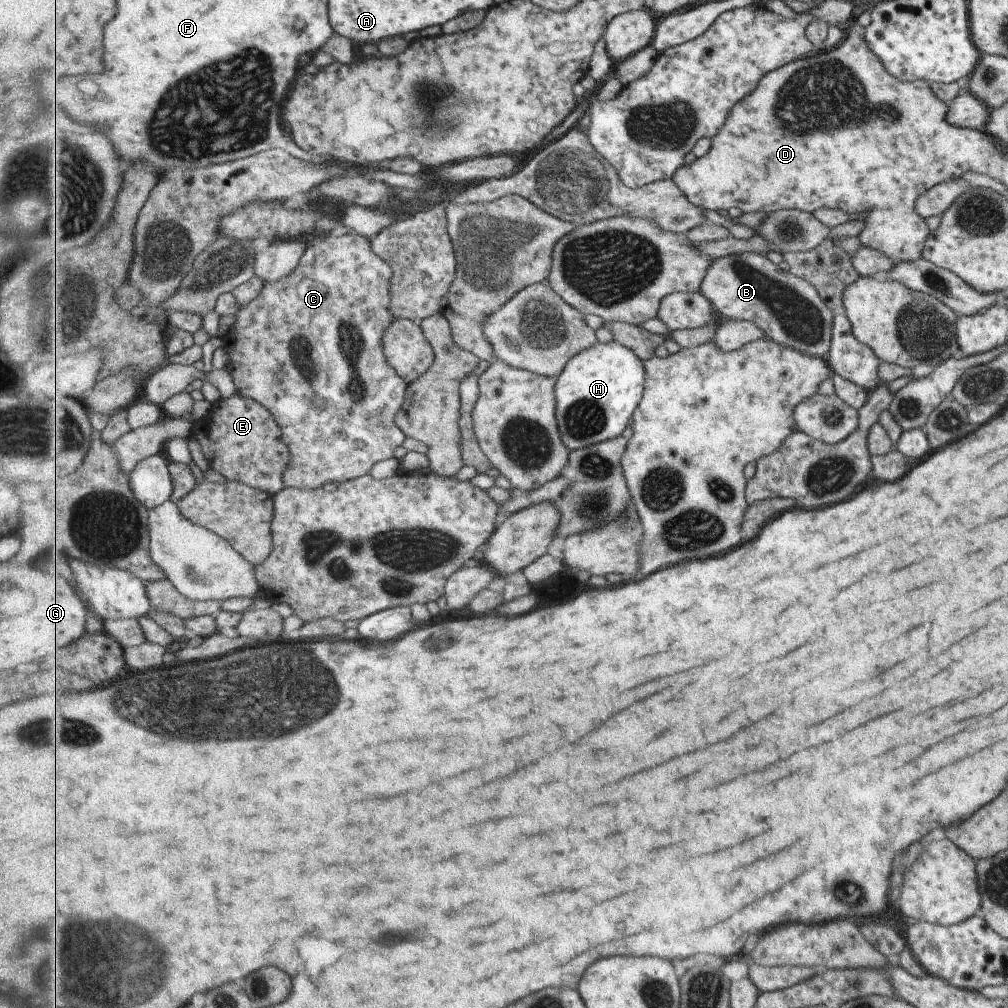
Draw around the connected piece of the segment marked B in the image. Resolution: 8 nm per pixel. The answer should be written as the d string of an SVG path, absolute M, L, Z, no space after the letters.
M748 252L713 259L700 292L712 301L717 312L733 320L757 323L758 327L765 331L767 338L776 340L779 344L820 359L828 353L832 338L832 320L835 314L824 305L811 282L789 274L787 271L784 272L763 253Z

